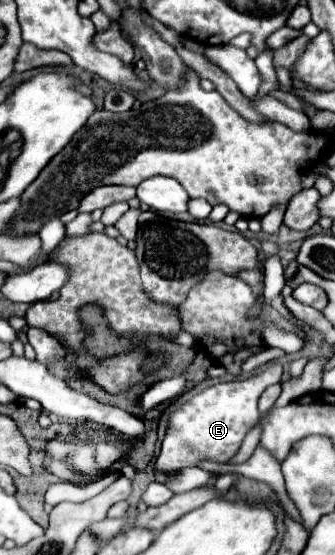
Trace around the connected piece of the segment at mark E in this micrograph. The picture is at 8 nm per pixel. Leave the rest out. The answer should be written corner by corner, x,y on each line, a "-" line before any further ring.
273,364
259,374
251,374
243,380
219,382
199,392
193,400
189,400
171,414
167,436
163,440
159,458
155,460
155,468
173,474
185,466
195,466
199,460
213,460
225,464
239,450
249,428
261,418
257,410
257,398
267,386
279,384
281,374
283,366

